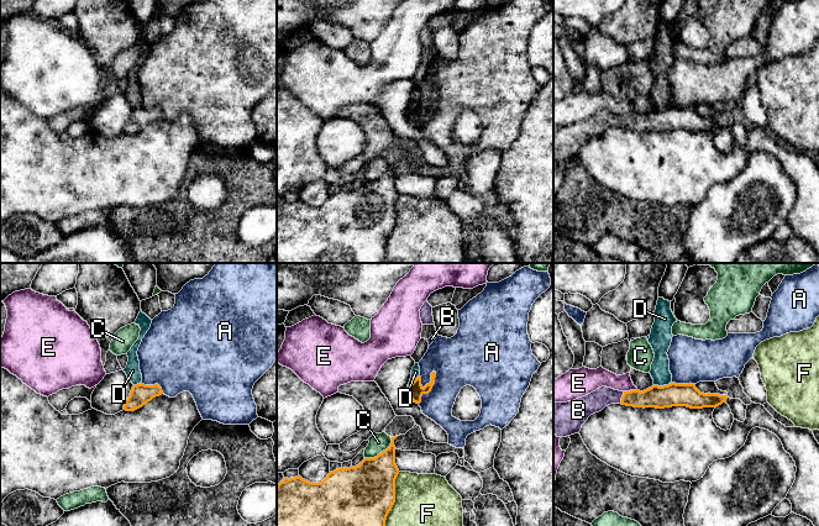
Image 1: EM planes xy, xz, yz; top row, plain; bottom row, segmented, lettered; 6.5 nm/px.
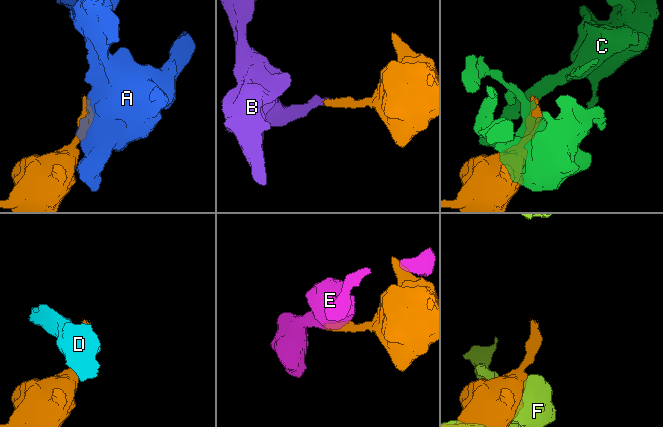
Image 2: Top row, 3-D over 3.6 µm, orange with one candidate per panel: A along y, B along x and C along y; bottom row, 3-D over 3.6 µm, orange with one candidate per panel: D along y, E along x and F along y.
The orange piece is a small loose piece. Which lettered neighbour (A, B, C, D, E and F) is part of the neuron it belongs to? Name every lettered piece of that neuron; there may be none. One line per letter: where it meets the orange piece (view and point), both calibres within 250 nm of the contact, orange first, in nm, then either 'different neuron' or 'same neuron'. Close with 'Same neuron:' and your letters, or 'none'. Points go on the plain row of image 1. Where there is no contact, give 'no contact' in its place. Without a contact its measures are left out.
A: meets orange in xz at (431, 111); 110 nm thick on the orange side, 320 nm on the other; different neuron
B: meets orange in yz at (621, 121); 140 nm thick on the orange side, 140 nm on the other; same neuron
C: meets orange in xz at (382, 175); 340 nm thick on the orange side, 120 nm on the other; different neuron
D: meets orange in yz at (663, 109); 150 nm thick on the orange side, 130 nm on the other; different neuron
E: meets orange in yz at (630, 114); 140 nm thick on the orange side, 130 nm on the other; different neuron
F: meets orange in xz at (393, 227); 460 nm thick on the orange side, 500 nm on the other; different neuron
Same neuron: B

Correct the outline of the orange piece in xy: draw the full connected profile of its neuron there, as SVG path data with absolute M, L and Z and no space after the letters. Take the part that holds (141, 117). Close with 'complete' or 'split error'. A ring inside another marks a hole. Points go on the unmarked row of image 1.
M141 106L133 109L130 120L127 121L124 128L124 133L135 135L146 128L153 121L159 120L162 117L163 117L162 111L158 107L145 109Z; complete

